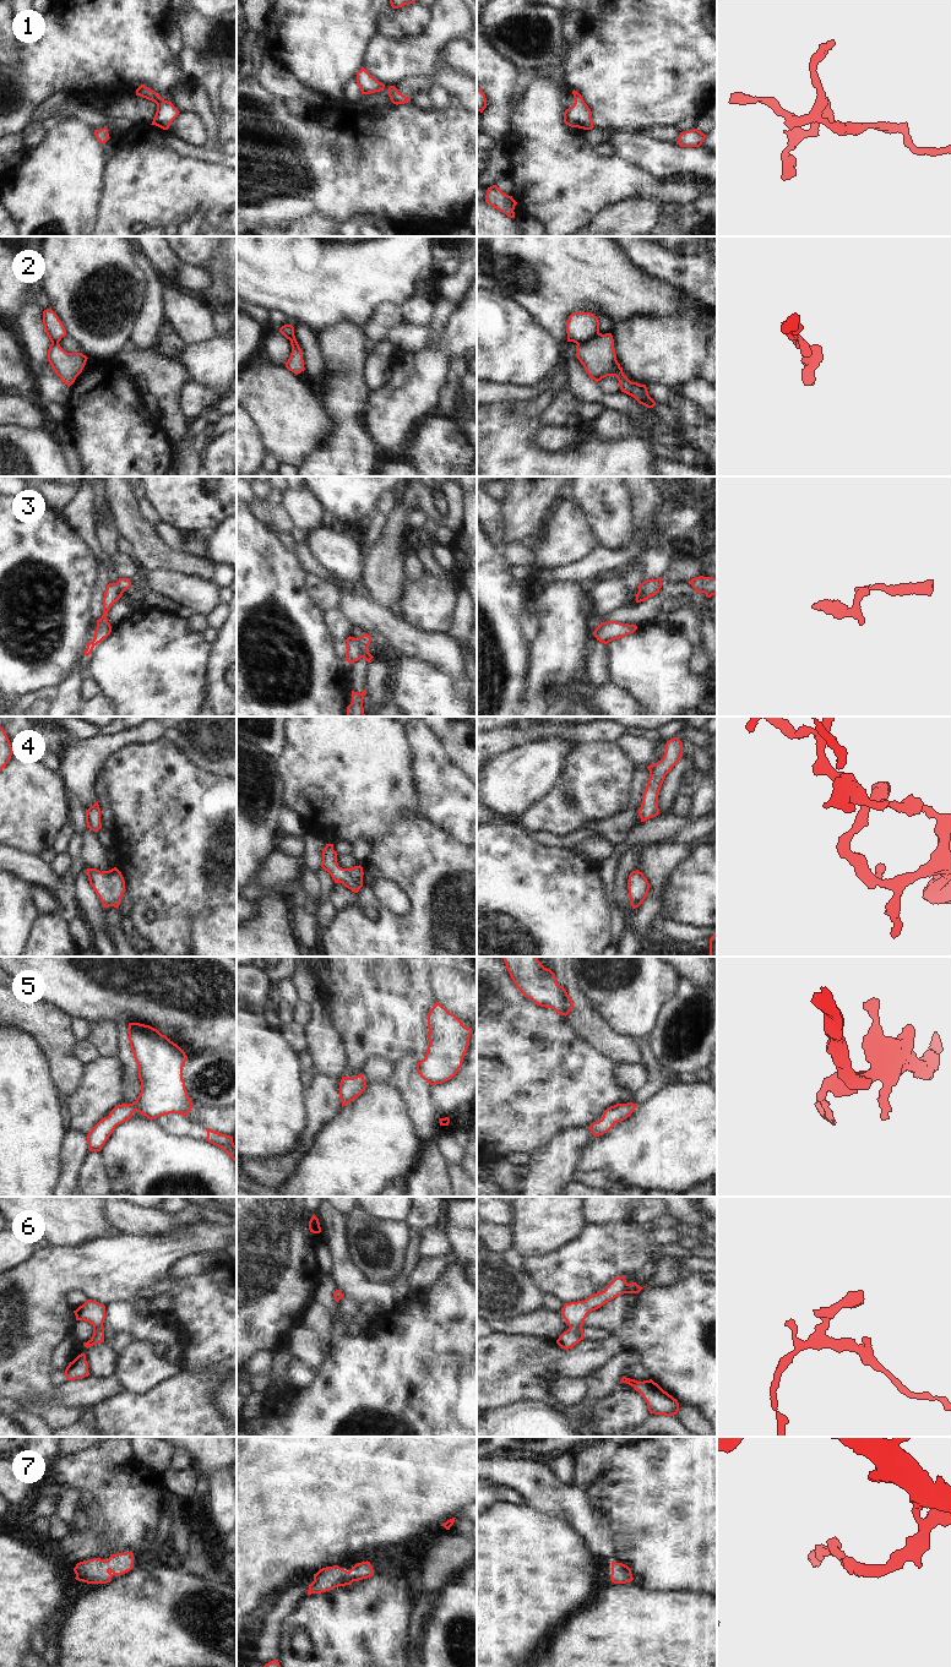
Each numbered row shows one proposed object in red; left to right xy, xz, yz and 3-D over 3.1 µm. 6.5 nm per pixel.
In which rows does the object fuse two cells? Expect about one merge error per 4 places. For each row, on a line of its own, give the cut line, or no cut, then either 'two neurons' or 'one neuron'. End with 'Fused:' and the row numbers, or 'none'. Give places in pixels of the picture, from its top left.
1: cut none; one neuron
2: cut yz (599, 333), (590, 341), (577, 344); two neurons
3: cut xz (356, 638), (360, 657); two neurons
4: cut none; one neuron
5: cut none; one neuron
6: cut none; one neuron
7: cut none; one neuron
Fused: 2, 3

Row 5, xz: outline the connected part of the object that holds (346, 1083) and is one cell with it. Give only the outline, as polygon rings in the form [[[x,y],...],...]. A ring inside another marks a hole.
[[[362,1073],[353,1078],[342,1077],[339,1083],[339,1099],[342,1107],[362,1095],[365,1090],[365,1085],[366,1082]]]

